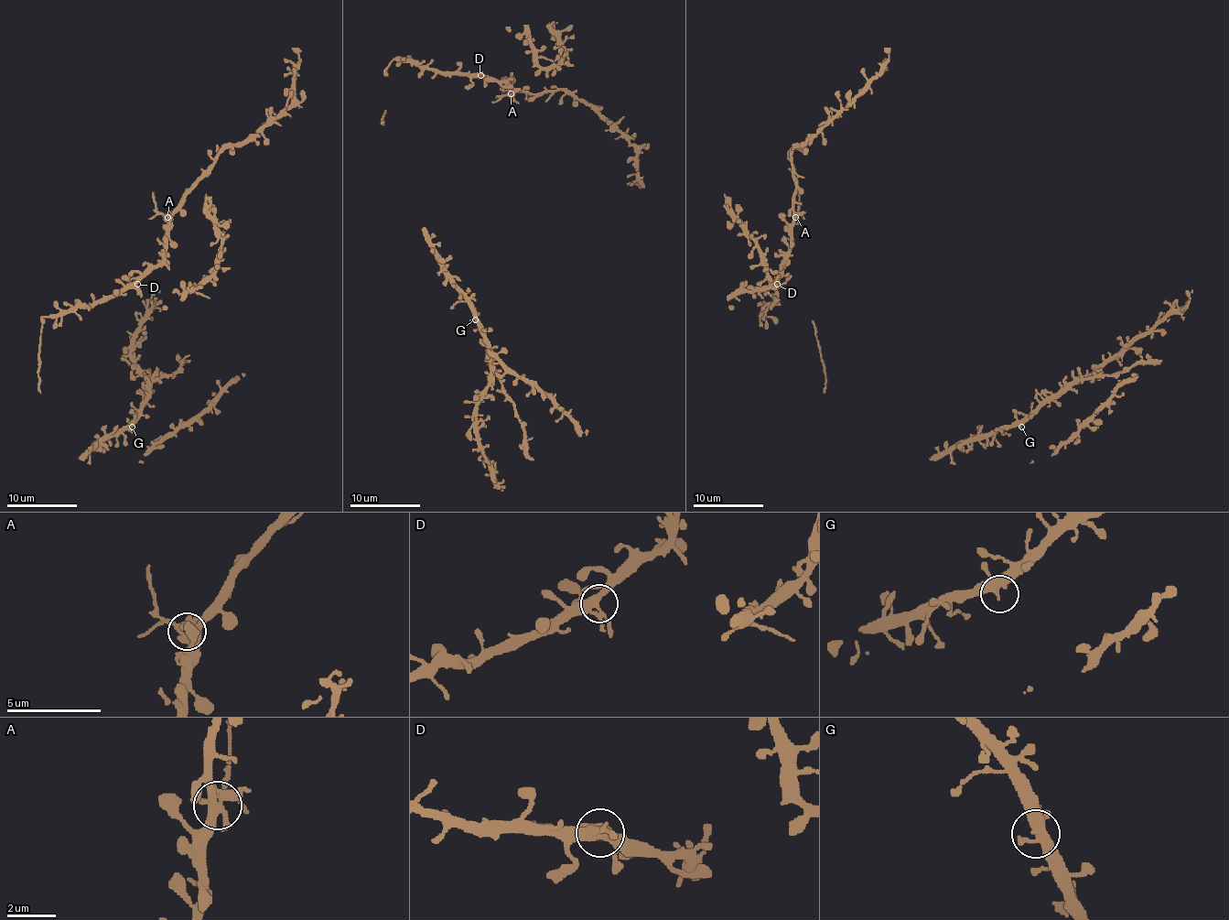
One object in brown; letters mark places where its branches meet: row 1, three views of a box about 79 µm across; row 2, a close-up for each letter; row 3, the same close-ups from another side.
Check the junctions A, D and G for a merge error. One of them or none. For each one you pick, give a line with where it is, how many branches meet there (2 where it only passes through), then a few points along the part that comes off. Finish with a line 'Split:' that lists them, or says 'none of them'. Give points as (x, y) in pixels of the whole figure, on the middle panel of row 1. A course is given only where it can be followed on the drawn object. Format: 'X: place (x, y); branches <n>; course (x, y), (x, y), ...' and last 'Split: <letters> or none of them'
A: place (511, 93); branches 4; course (510, 94), (496, 96)
Split: A

